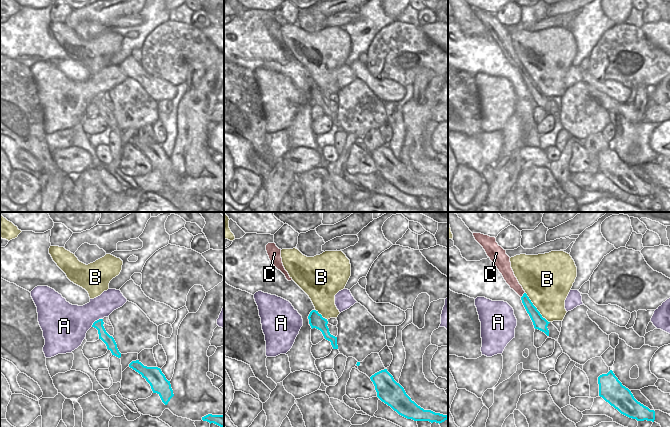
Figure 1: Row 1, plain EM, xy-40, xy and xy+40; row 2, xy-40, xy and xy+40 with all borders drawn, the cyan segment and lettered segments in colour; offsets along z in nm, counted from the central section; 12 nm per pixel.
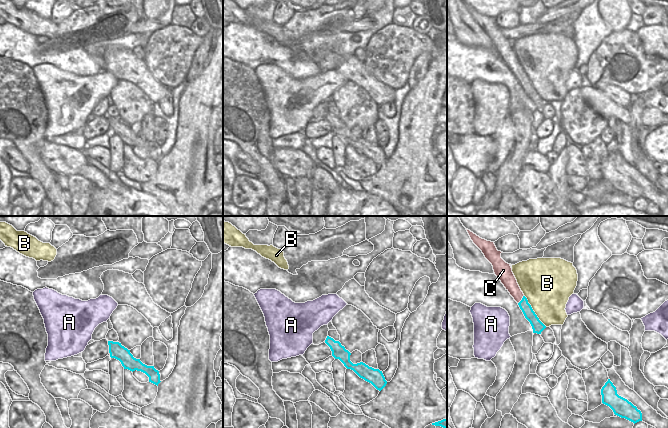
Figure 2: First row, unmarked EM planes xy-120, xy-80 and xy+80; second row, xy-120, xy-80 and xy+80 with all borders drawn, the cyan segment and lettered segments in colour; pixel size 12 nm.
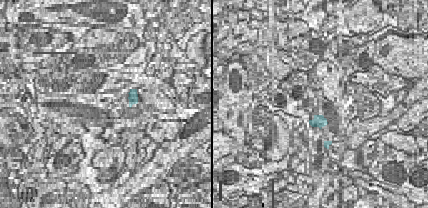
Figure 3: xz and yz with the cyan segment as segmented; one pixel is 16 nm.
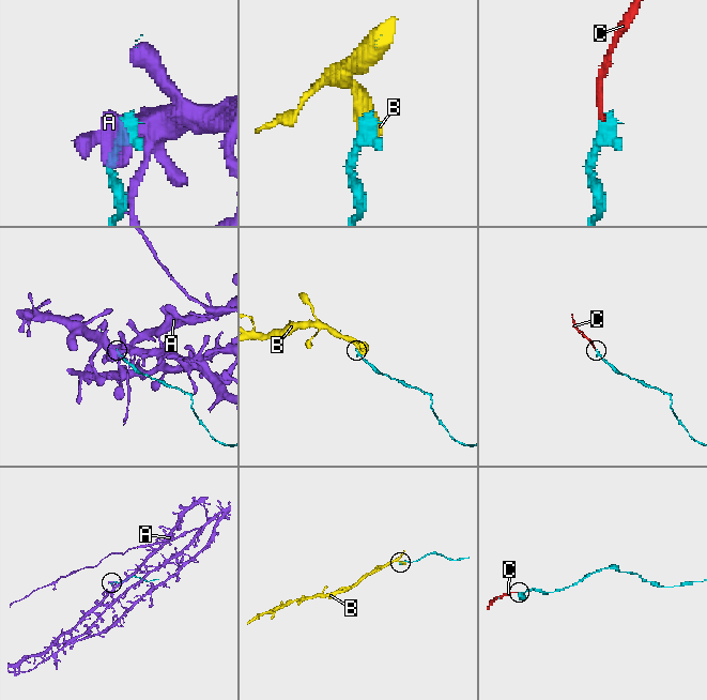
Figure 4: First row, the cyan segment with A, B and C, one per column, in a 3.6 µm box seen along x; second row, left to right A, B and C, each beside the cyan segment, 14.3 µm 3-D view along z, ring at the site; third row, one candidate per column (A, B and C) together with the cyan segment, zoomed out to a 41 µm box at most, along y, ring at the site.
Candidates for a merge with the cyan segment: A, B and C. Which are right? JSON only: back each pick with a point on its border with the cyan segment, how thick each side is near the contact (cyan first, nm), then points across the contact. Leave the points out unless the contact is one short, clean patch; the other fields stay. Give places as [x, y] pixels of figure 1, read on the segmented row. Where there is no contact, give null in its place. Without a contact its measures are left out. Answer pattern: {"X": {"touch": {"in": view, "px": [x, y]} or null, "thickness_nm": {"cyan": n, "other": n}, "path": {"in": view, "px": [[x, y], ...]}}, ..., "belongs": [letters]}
{"C": {"touch": {"in": "xy+40", "px": [523, 295]}, "thickness_nm": {"cyan": 120, "other": 140}}, "belongs": ["C"]}

